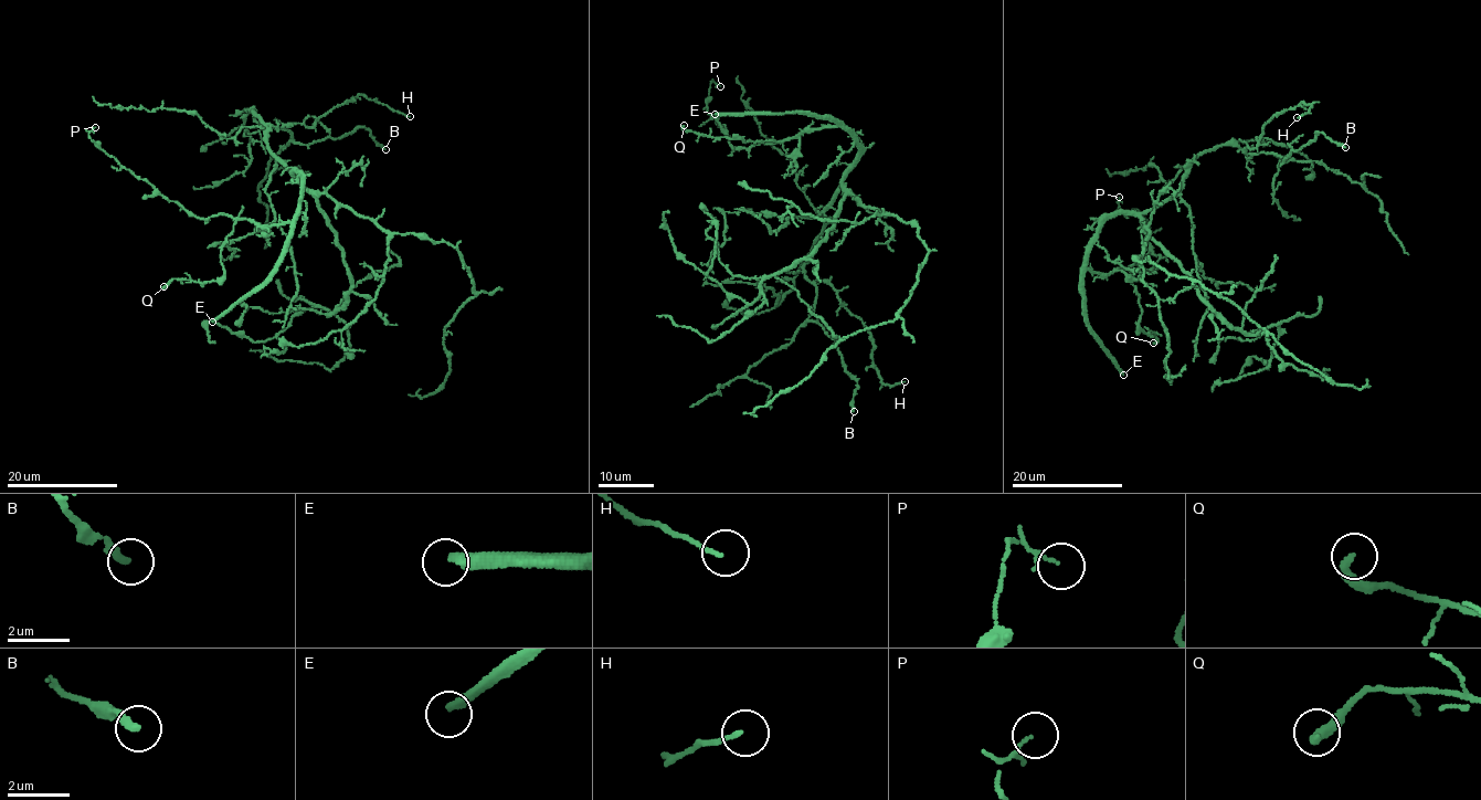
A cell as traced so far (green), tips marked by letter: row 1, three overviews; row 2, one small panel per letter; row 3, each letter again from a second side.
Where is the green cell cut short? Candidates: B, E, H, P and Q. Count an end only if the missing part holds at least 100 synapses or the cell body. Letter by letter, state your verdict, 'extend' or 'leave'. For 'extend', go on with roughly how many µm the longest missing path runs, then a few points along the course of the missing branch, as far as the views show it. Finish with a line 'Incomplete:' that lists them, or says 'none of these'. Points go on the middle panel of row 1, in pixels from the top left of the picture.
B: leave
E: extend; missing 200 µm
H: leave
P: leave
Q: leave
Incomplete: E

